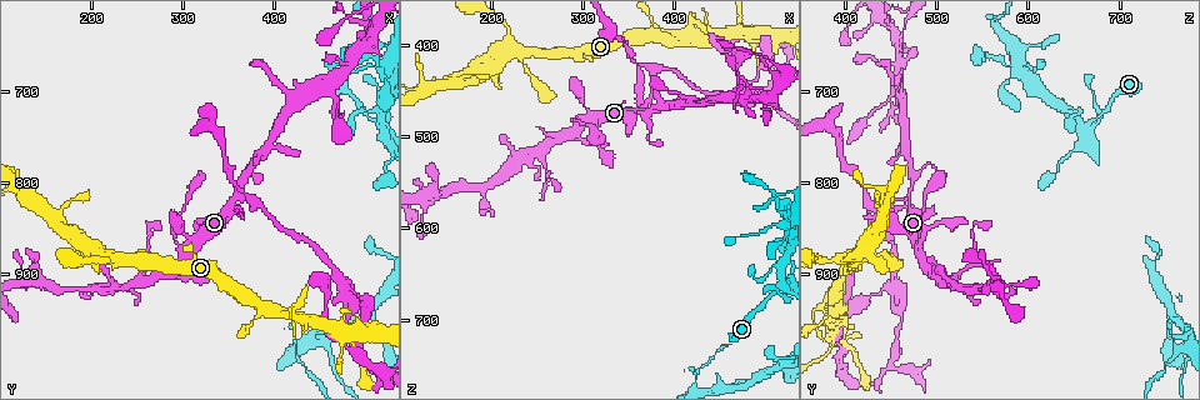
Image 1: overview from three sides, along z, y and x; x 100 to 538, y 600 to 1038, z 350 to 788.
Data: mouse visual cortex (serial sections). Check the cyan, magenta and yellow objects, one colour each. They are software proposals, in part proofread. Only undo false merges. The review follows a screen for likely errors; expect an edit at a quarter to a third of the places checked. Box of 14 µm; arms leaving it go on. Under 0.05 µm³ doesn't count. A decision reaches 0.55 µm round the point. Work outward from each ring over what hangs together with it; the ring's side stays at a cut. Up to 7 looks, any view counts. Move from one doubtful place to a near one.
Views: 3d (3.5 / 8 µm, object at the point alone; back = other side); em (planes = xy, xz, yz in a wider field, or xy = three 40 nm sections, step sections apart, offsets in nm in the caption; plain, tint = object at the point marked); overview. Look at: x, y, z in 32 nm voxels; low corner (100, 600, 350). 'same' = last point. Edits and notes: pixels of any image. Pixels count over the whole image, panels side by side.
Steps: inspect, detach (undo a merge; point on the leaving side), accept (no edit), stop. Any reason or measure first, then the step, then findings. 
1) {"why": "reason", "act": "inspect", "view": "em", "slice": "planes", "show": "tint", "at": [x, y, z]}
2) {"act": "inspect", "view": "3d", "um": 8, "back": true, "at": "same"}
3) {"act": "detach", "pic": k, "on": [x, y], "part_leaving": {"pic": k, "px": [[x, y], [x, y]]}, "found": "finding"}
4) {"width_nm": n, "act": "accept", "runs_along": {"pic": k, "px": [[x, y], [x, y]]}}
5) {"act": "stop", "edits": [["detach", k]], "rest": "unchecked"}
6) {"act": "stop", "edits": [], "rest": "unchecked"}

{"act": "inspect", "view": "3d", "um": 8, "at": [225, 880, 395]}

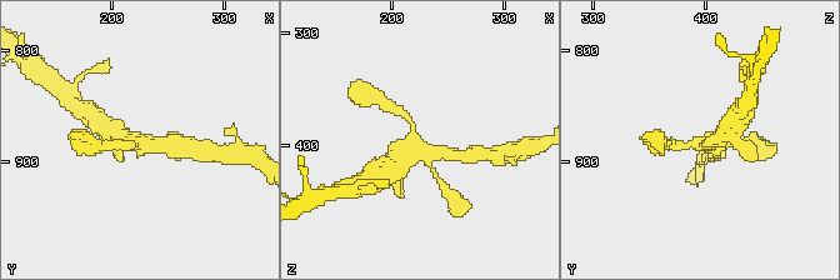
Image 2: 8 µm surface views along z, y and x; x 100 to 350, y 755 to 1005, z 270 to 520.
{"act": "inspect", "view": "3d", "um": 3.5, "at": [222, 884, 398]}

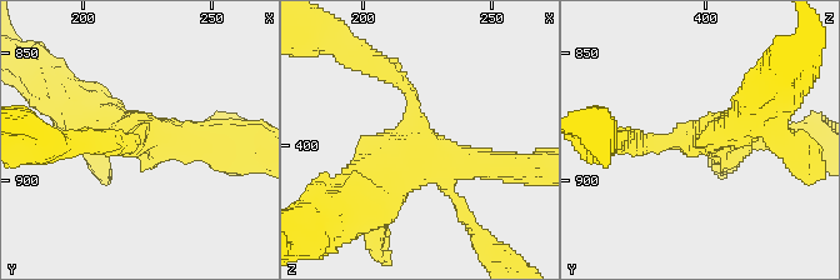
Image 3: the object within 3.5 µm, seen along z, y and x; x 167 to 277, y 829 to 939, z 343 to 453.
{"why": "now the EM", "act": "inspect", "view": "em", "slice": "xy", "step": 5, "show": "tint", "at": [222, 882, 397]}

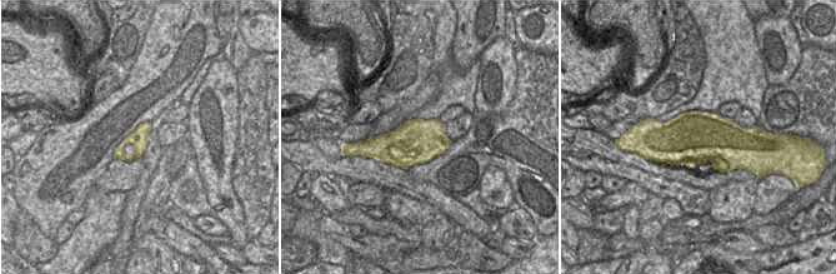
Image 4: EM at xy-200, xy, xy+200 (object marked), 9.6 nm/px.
{"act": "accept", "runs_along": {"pic": 3, "px": [[505, 165], [416, 159], [355, 204]]}, "found": "continuous, no second cell"}

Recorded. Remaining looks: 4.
{"why": "branch point", "act": "inspect", "view": "3d", "um": 3.5, "at": [355, 820, 470]}

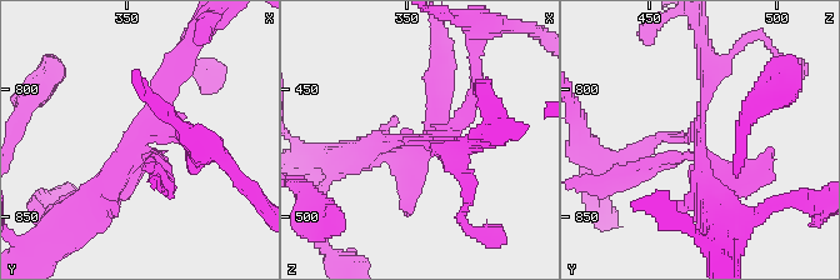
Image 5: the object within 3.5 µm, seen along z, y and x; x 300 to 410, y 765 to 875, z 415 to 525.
{"why": "shape alone is not enough", "act": "inspect", "view": "em", "slice": "xy", "step": 2, "show": "tint", "at": [358, 819, 469]}

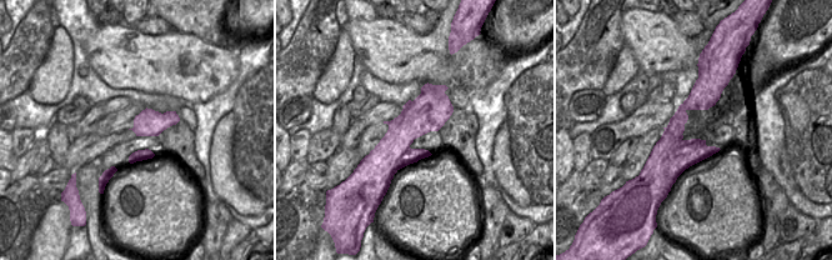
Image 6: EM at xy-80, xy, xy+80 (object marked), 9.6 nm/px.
{"act": "accept", "runs_along": {"pic": 6, "px": [[705, 78], [672, 133], [671, 178]]}, "found": "all the same cell"}

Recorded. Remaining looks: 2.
{"why": "thin arm on a thick one", "act": "inspect", "view": "3d", "um": 8, "at": [455, 695, 460]}

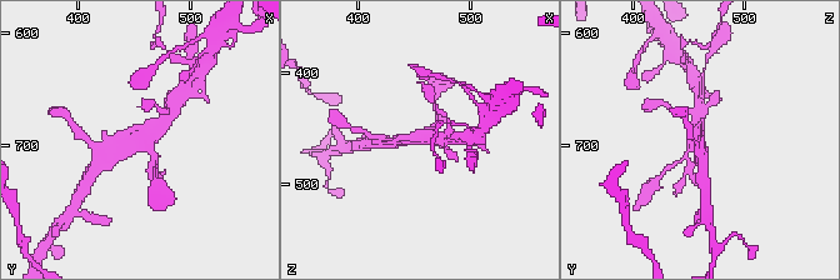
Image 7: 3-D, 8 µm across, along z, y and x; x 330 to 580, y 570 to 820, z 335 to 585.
{"arms": 3, "arm_widths_nm": [150, 350, 400], "act": "inspect", "view": "em", "slice": "xy", "step": 1, "show": "tint", "at": [456, 698, 456]}

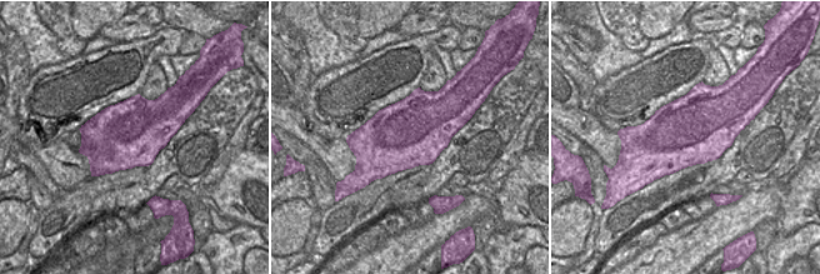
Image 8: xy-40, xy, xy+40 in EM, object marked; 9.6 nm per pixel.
{"act": "accept", "found": "one cell here"}

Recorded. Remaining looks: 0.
{"act": "stop", "edits": [], "rest": "unchecked"}

